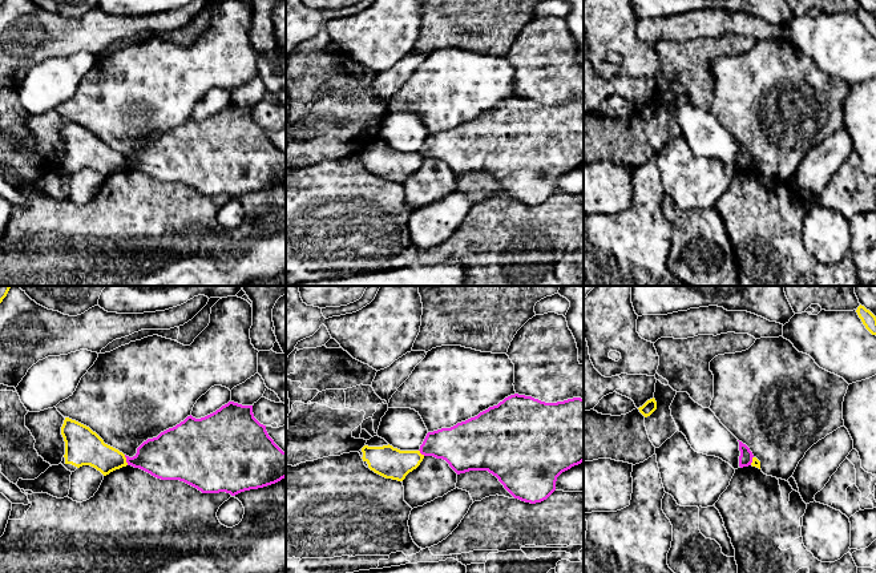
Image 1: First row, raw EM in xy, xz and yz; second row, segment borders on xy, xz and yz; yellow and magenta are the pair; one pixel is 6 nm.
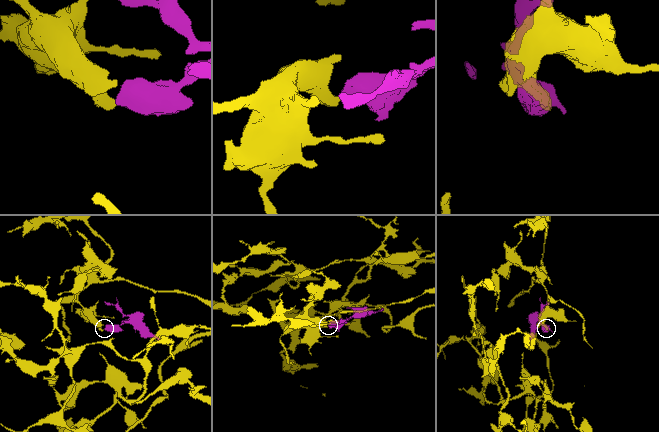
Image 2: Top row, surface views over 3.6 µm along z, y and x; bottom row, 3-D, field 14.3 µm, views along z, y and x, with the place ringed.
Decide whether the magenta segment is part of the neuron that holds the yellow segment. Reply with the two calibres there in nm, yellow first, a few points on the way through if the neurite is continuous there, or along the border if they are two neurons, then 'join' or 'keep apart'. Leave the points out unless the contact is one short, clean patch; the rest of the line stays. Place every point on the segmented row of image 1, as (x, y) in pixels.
200 nm thick on the yellow side, 280 nm on the other; border along xy (124, 455), (128, 464); keep apart

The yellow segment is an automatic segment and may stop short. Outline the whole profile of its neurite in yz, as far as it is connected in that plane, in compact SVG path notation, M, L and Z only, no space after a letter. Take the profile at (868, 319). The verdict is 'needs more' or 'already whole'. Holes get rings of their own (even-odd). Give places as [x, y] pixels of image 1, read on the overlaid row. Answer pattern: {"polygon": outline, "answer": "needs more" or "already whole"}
{"polygon": "M859 306L856 310L859 318L861 319L865 328L872 334L876 335L876 316L867 310L864 306Z", "answer": "already whole"}

